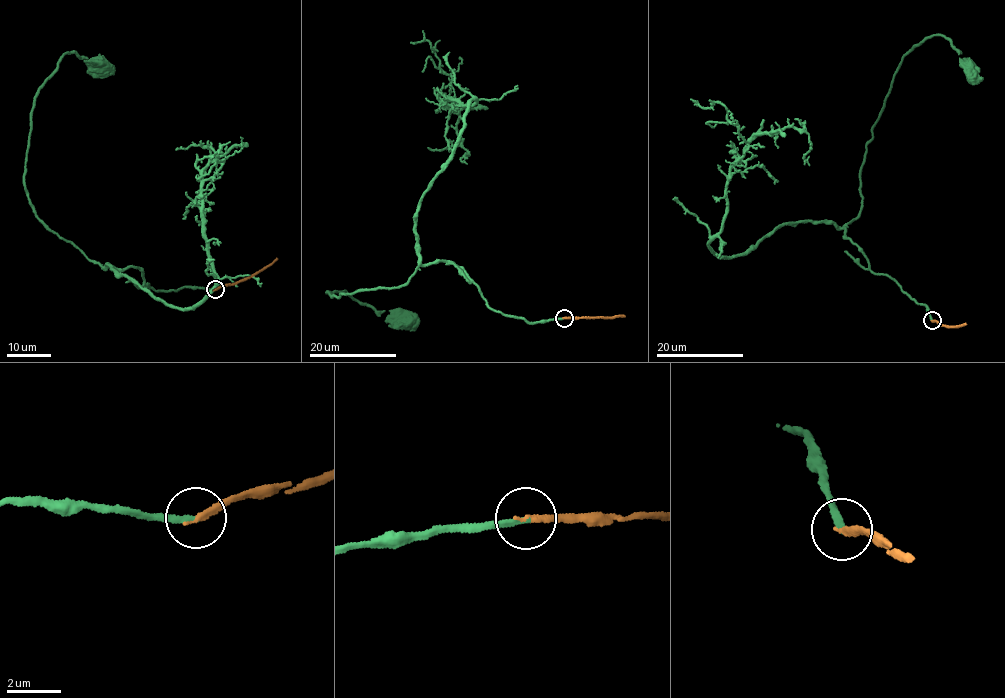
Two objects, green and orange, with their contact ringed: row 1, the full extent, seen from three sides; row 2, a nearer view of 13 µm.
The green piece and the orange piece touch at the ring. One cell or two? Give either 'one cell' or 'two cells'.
one cell

